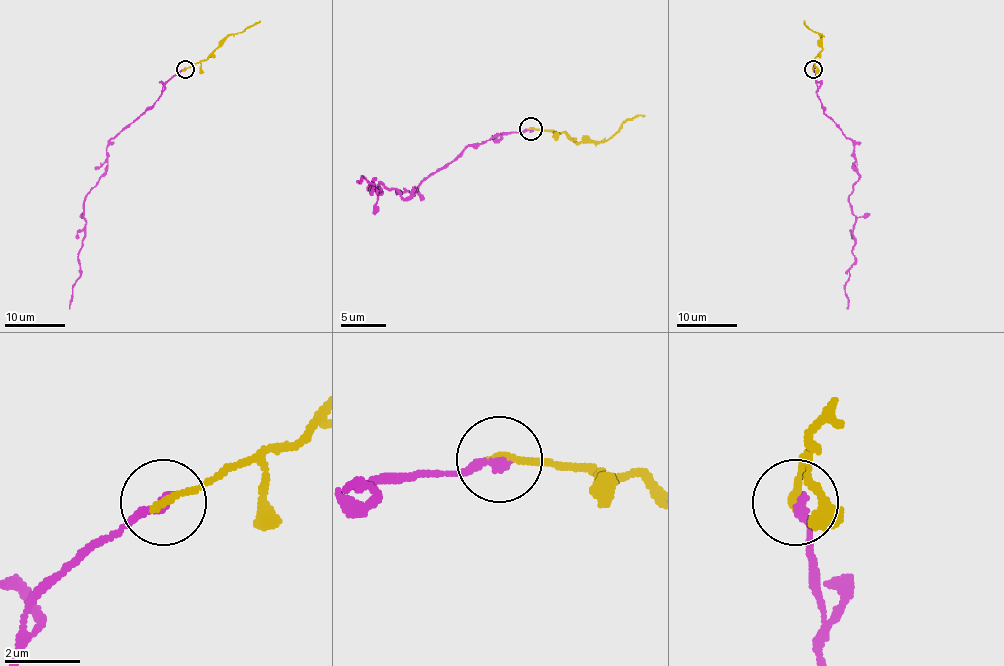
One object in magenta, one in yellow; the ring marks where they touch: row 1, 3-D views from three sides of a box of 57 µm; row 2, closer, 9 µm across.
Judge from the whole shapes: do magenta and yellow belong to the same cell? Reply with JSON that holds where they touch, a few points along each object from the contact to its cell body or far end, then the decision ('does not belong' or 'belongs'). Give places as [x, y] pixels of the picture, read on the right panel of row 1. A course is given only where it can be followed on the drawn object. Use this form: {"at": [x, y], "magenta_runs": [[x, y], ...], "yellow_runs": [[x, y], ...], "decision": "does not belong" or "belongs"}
{"at": [813, 69], "magenta_runs": [[812, 69], [823, 111], [855, 149], [859, 179], [849, 199], [855, 217], [855, 264], [846, 289], [849, 309]], "yellow_runs": [[812, 69], [821, 49], [821, 35], [814, 32], [805, 20]], "decision": "belongs"}

